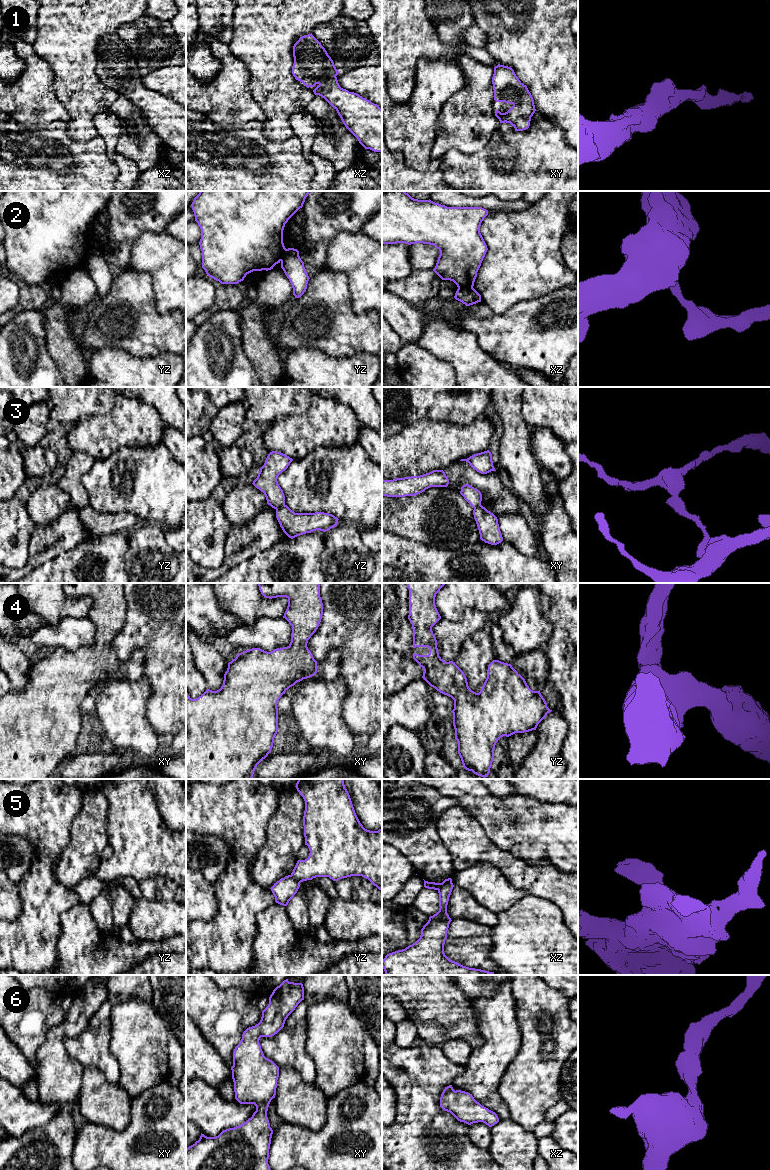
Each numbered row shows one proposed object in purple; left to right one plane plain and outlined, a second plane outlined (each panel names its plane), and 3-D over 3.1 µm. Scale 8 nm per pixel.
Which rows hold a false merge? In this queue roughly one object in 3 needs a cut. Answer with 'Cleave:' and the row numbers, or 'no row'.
Cleave: 2, 3, 5

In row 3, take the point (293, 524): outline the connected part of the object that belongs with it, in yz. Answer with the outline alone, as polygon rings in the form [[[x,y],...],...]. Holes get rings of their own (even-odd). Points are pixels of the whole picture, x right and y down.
[[[287,505],[276,509],[283,532],[291,539],[316,530],[326,532],[337,526],[338,518],[324,512],[295,513]]]

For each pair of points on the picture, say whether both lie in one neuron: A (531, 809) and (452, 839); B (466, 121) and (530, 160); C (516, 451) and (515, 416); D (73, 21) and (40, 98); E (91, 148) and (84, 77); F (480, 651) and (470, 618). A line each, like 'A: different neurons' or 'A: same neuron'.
A: different neurons
B: different neurons
C: same neuron
D: different neurons
E: different neurons
F: different neurons

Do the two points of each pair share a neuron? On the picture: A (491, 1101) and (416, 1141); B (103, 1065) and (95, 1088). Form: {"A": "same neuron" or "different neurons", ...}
{"A": "different neurons", "B": "different neurons"}

